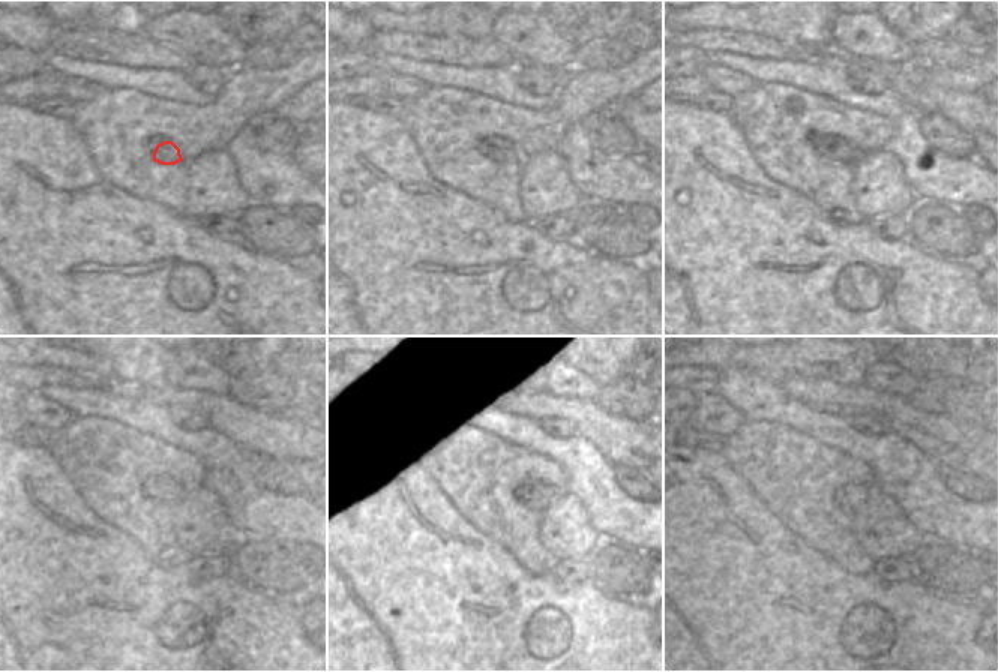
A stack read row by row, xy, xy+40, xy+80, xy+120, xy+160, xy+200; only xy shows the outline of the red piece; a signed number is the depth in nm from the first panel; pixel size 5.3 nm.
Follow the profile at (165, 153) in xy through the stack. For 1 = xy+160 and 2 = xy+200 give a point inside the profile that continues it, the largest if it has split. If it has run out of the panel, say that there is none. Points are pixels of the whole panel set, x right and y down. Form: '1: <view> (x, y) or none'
1: xy+160 (533, 494)
2: xy+200 (851, 497)

